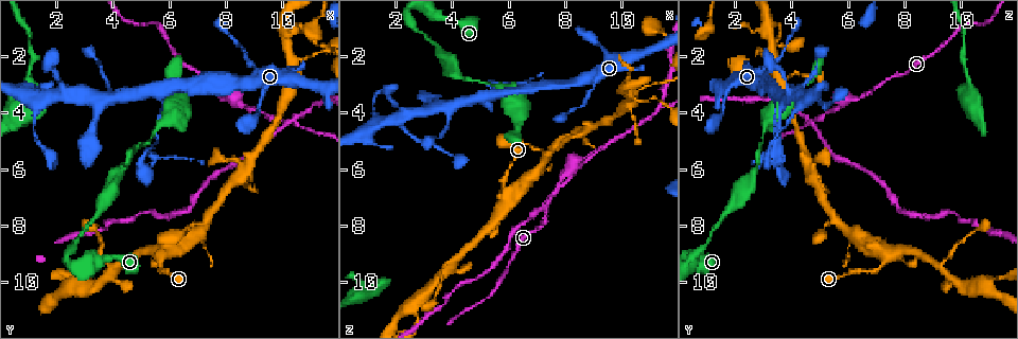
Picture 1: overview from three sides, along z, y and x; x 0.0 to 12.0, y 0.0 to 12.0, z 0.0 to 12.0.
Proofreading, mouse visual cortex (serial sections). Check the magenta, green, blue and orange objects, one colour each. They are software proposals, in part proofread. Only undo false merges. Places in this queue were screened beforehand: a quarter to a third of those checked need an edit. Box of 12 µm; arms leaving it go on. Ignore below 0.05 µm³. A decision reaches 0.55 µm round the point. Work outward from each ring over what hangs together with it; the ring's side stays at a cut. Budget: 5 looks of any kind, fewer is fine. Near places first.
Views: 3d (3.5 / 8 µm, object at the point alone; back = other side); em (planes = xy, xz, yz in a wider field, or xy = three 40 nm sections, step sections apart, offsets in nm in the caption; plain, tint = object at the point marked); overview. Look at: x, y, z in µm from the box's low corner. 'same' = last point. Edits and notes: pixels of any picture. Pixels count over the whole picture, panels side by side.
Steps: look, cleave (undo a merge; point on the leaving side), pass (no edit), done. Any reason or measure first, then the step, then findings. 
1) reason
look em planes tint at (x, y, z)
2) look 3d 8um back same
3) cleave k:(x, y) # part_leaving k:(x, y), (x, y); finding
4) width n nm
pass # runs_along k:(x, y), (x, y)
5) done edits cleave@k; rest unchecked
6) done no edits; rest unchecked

thin arm on a thick one
look 3d 3.5um at (5.7, 9.0, 7.3)

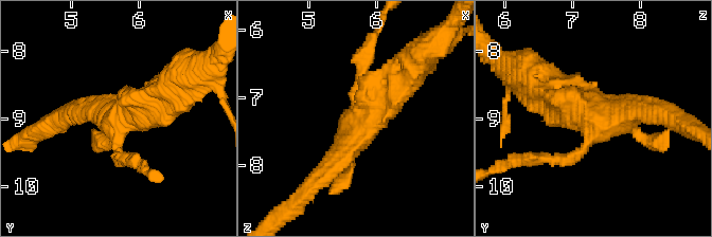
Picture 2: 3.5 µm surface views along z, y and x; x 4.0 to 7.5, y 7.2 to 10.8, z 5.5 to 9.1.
shape alone is not enough
look em xy step 3 tint at (5.65, 9.10, 7.40)

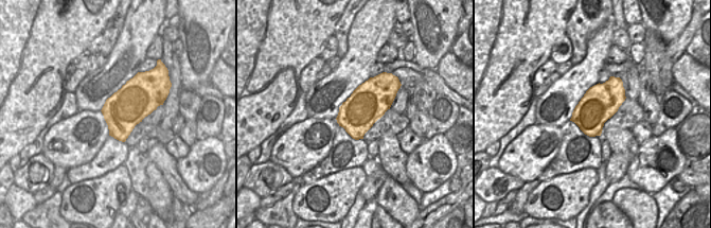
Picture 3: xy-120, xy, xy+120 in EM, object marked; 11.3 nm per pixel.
pass # runs_along 2:(124, 160), (118, 125), (163, 92); continuous, no second cell

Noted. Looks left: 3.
three arms meet
look 3d 3.5um at (4.0, 9.5, 9.3)

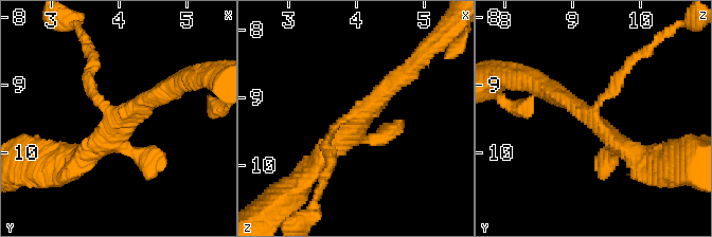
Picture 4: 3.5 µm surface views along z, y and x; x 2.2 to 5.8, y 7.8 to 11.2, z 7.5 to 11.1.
need the tissue
look em xy step 3 tint at (4.00, 9.50, 9.30)

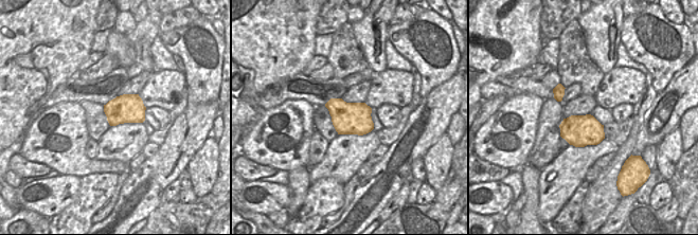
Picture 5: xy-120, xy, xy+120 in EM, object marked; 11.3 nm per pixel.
pass # continuous, no second cell

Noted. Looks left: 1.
done no edits; rest unchecked

